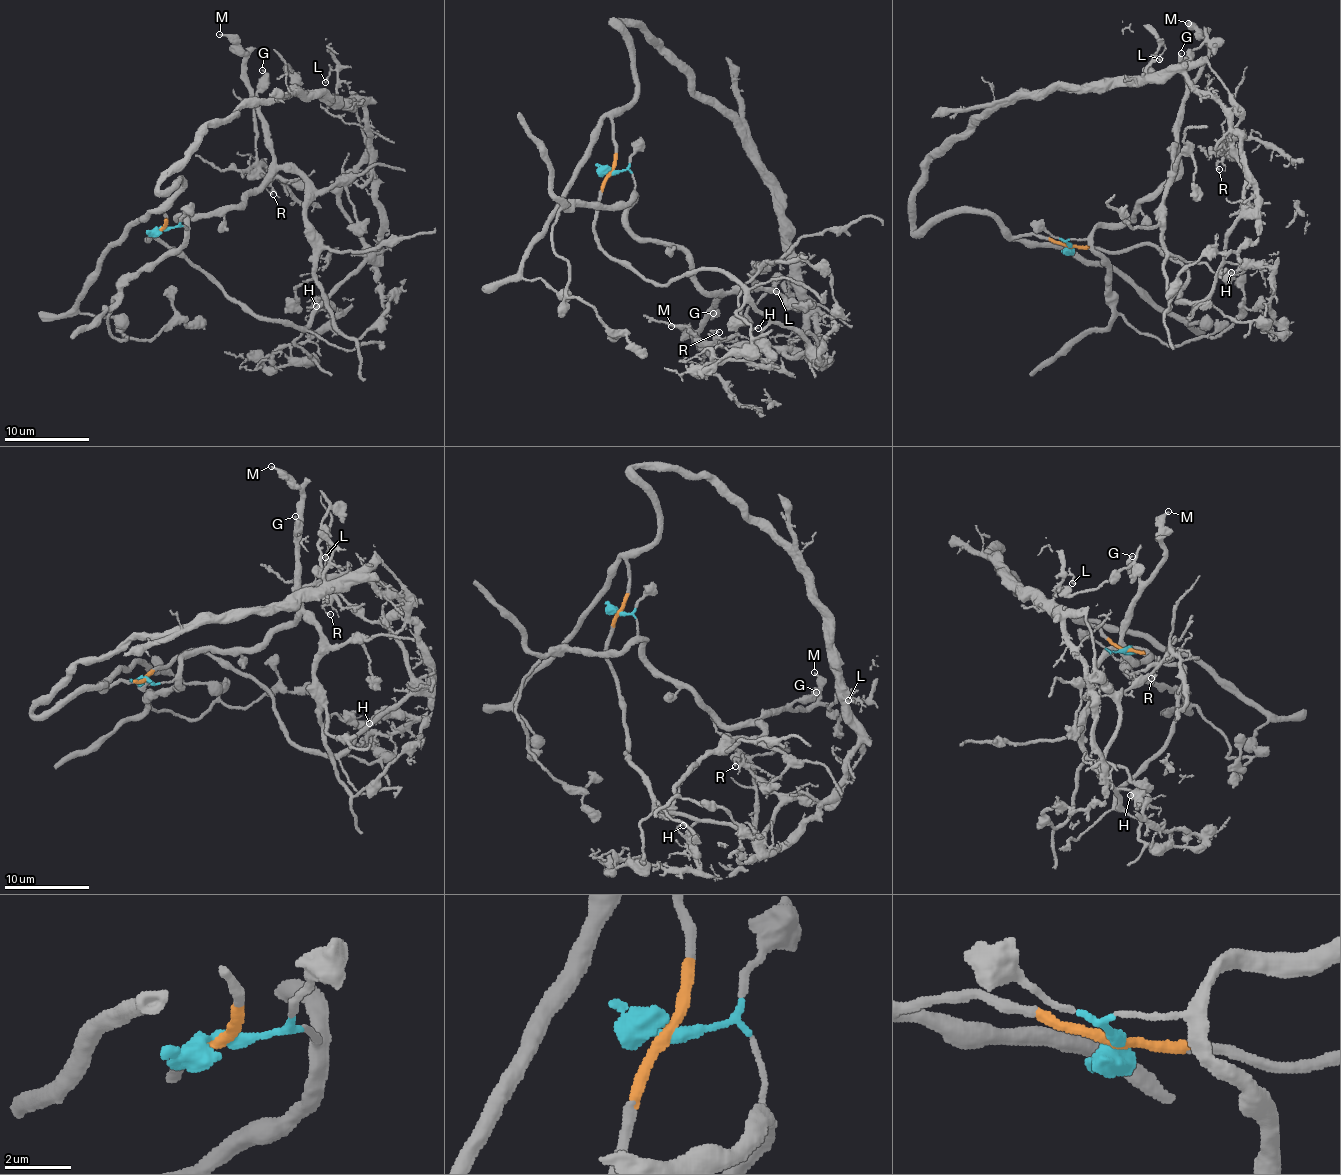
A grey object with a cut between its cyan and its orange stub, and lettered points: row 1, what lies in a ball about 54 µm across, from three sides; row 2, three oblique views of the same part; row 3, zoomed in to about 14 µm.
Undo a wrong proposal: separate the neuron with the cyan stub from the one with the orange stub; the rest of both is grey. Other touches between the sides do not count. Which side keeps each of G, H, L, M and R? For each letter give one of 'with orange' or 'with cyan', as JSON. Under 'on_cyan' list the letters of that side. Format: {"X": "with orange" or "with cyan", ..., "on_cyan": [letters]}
{"G": "with cyan", "H": "with orange", "L": "with orange", "M": "with cyan", "R": "with orange", "on_cyan": ["G", "M"]}

